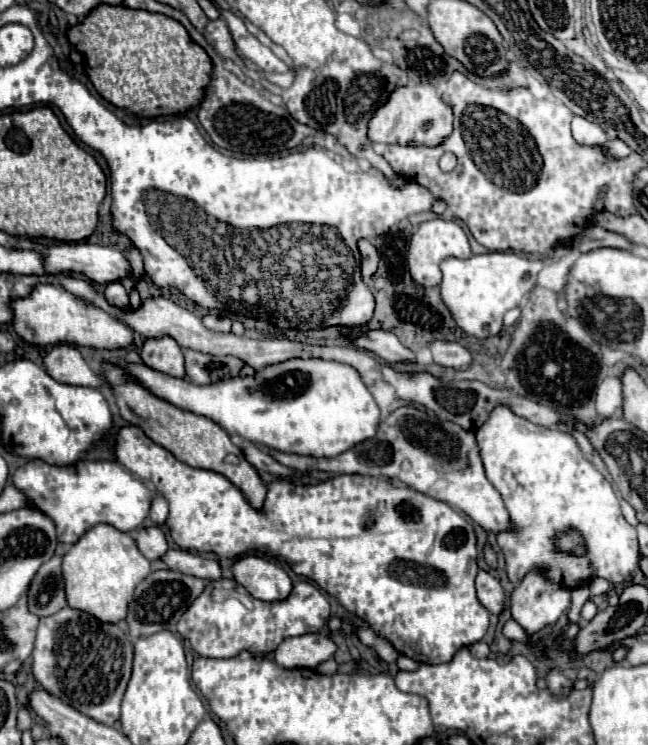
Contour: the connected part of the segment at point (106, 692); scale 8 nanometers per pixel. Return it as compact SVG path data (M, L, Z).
M71 606L39 620L33 648L33 676L43 690L81 714L113 726L119 722L121 700L131 678L133 644L117 624L107 624Z

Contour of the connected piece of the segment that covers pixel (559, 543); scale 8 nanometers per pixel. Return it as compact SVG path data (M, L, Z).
M567 530L567 532L559 534L557 540L555 540L555 546L561 552L567 552L567 554L575 554L575 556L585 556L587 554L585 538L577 530Z

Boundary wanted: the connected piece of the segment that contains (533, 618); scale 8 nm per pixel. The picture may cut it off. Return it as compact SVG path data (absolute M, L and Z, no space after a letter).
M531 570L511 592L511 616L531 636L547 624L557 622L571 602L569 592L565 586L553 584L537 570Z

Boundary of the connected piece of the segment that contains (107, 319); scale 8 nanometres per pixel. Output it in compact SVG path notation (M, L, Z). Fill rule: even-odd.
M35 284L29 292L29 296L17 298L11 304L13 312L13 328L15 332L29 344L75 344L75 346L91 346L91 348L105 348L115 350L129 346L133 336L127 326L123 326L119 320L109 316L99 306L73 296L59 284Z

